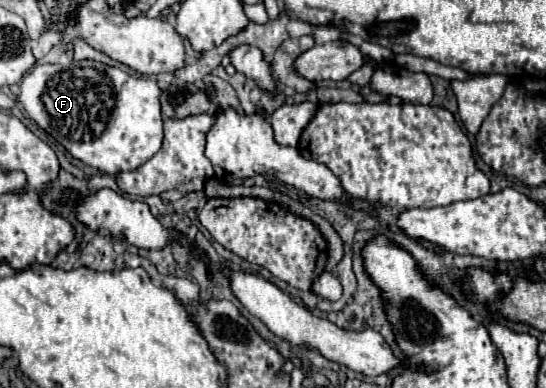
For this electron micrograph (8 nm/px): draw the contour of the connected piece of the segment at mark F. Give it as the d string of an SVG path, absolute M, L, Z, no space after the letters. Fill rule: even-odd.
M70 61L66 65L36 65L20 85L18 103L26 115L36 121L48 135L52 135L66 151L98 169L100 173L116 177L122 171L134 171L146 163L162 145L162 115L160 115L160 89L154 79L130 77L118 67L108 67L96 61Z

